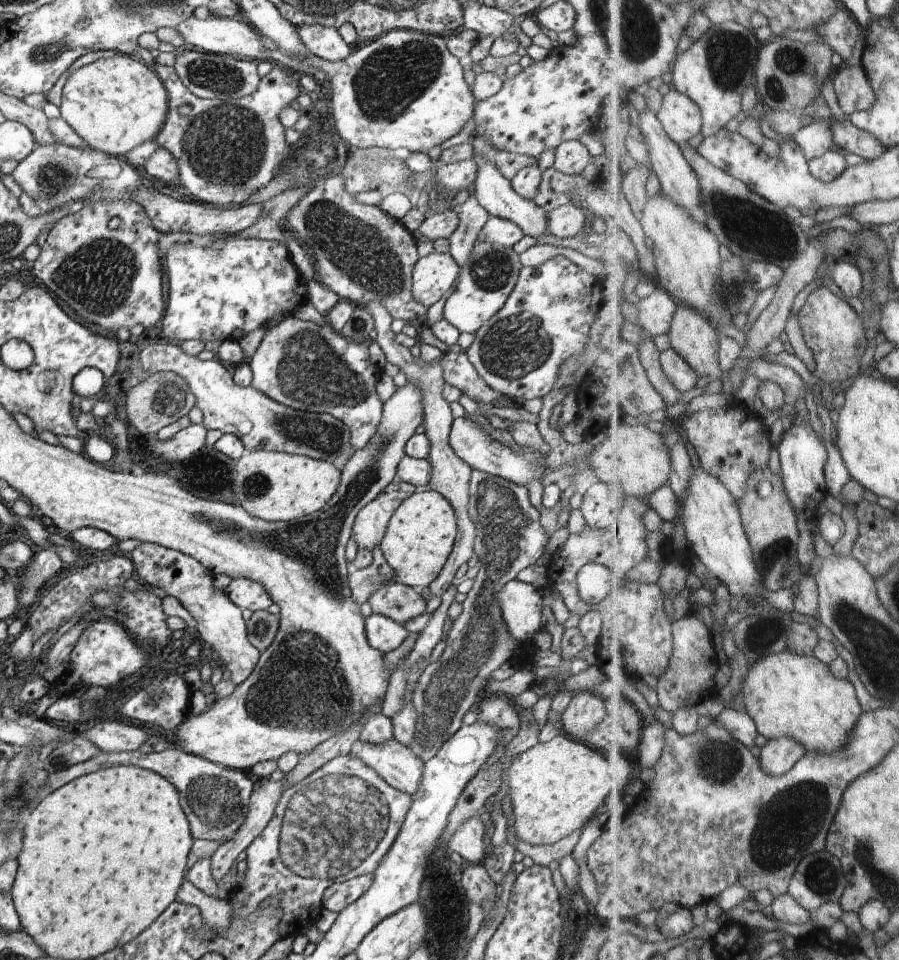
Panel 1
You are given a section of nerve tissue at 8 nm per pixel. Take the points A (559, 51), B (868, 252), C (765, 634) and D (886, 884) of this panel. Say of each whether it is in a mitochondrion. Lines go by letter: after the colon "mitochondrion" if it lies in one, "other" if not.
A: other
B: mitochondrion
C: mitochondrion
D: mitochondrion

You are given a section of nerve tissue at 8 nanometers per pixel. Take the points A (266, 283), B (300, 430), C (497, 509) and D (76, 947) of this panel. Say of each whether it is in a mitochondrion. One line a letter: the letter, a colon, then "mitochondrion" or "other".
A: other
B: mitochondrion
C: mitochondrion
D: other

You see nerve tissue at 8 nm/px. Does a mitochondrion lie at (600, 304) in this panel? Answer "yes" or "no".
no

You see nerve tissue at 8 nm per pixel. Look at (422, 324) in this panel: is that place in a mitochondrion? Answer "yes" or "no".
no

